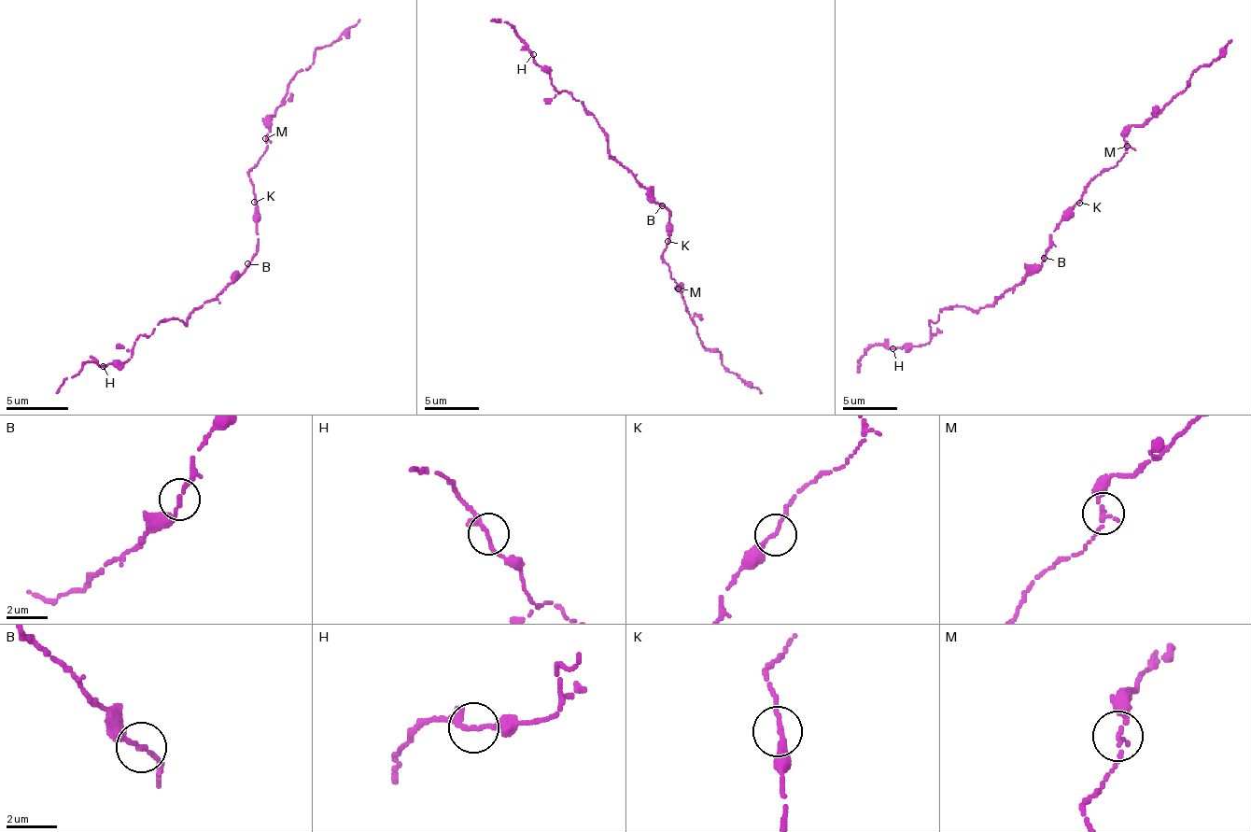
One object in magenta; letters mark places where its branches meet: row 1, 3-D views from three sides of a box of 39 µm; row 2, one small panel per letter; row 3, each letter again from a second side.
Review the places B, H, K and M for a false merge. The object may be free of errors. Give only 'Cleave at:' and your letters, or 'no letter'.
Cleave at: no letter

